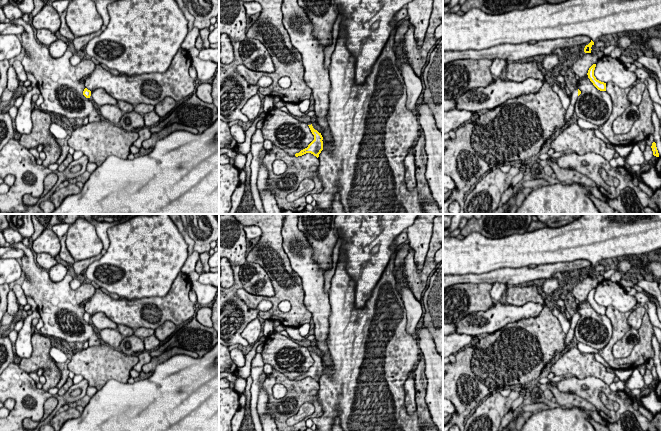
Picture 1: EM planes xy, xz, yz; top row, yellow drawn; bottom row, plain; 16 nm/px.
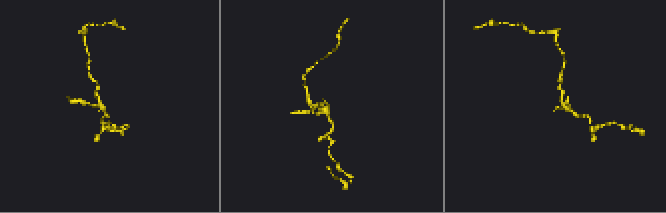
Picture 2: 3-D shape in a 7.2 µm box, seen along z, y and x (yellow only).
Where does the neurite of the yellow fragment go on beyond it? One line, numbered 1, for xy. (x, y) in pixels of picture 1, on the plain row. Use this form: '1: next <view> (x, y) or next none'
1: next none

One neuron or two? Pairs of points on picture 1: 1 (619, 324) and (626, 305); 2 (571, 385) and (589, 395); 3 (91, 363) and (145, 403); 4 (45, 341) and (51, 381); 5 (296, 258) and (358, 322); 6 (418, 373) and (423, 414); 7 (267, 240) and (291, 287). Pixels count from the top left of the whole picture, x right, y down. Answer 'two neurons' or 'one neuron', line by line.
1: two neurons
2: one neuron
3: two neurons
4: one neuron
5: two neurons
6: one neuron
7: one neuron

